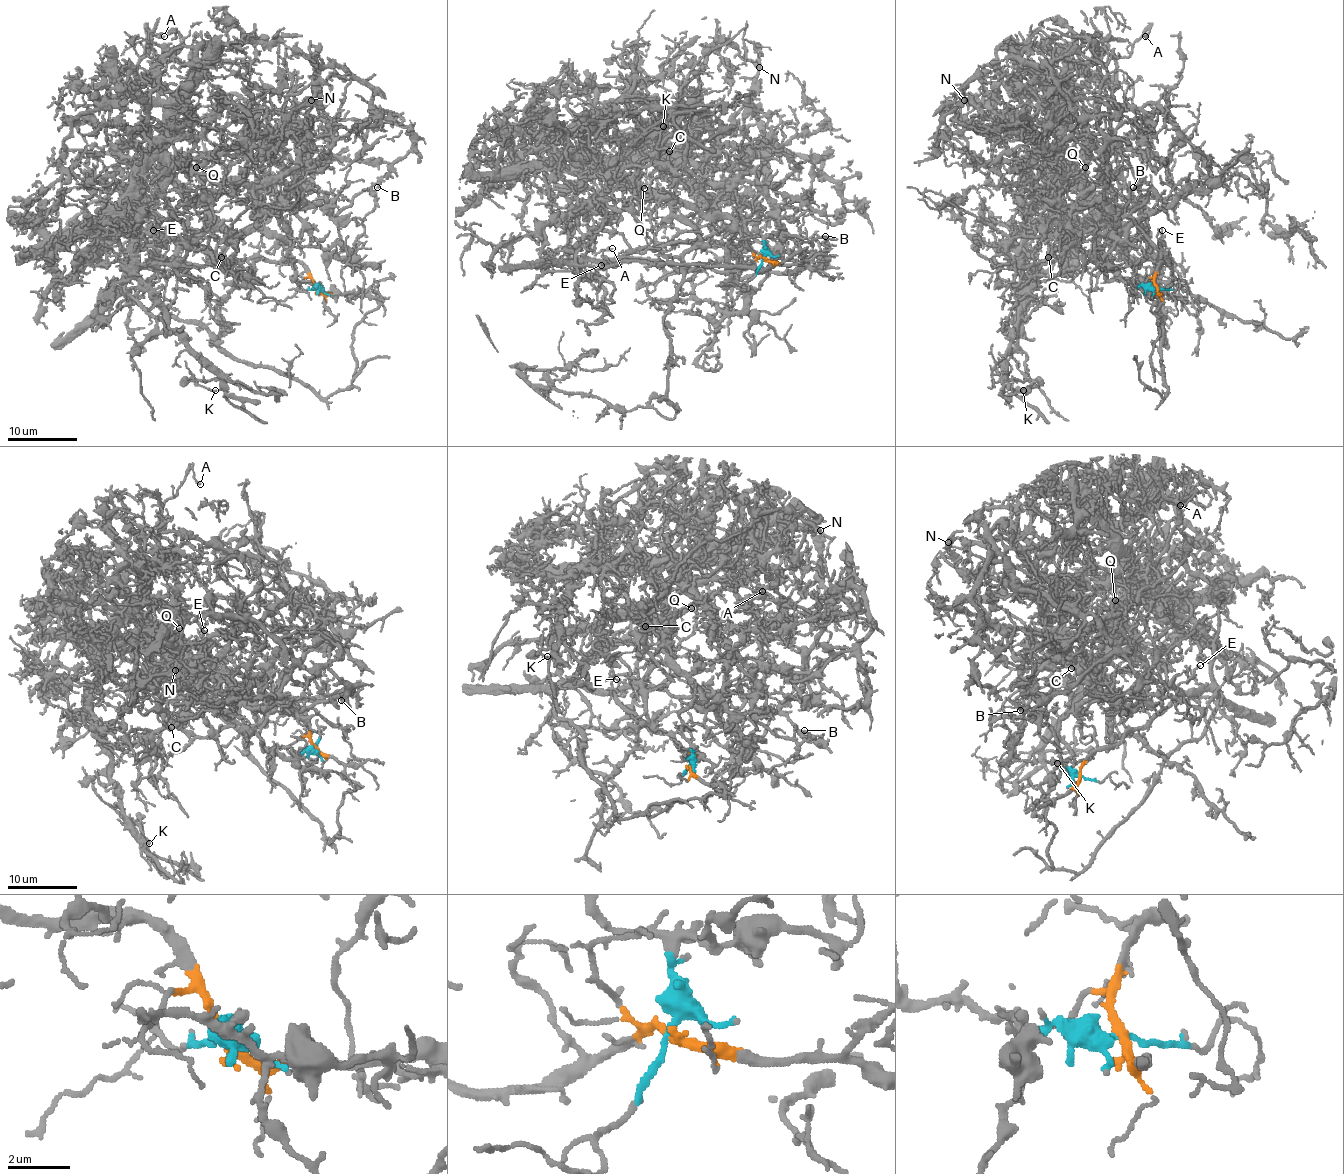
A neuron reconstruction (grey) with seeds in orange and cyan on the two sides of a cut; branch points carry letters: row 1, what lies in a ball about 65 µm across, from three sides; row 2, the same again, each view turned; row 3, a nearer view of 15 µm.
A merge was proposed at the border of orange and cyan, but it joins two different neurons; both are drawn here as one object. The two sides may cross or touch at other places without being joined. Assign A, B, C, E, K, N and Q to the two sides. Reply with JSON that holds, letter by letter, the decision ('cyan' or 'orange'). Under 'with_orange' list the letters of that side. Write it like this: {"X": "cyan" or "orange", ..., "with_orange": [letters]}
{"A": "orange", "B": "cyan", "C": "cyan", "E": "orange", "K": "cyan", "N": "cyan", "Q": "cyan", "with_orange": ["A", "E"]}

